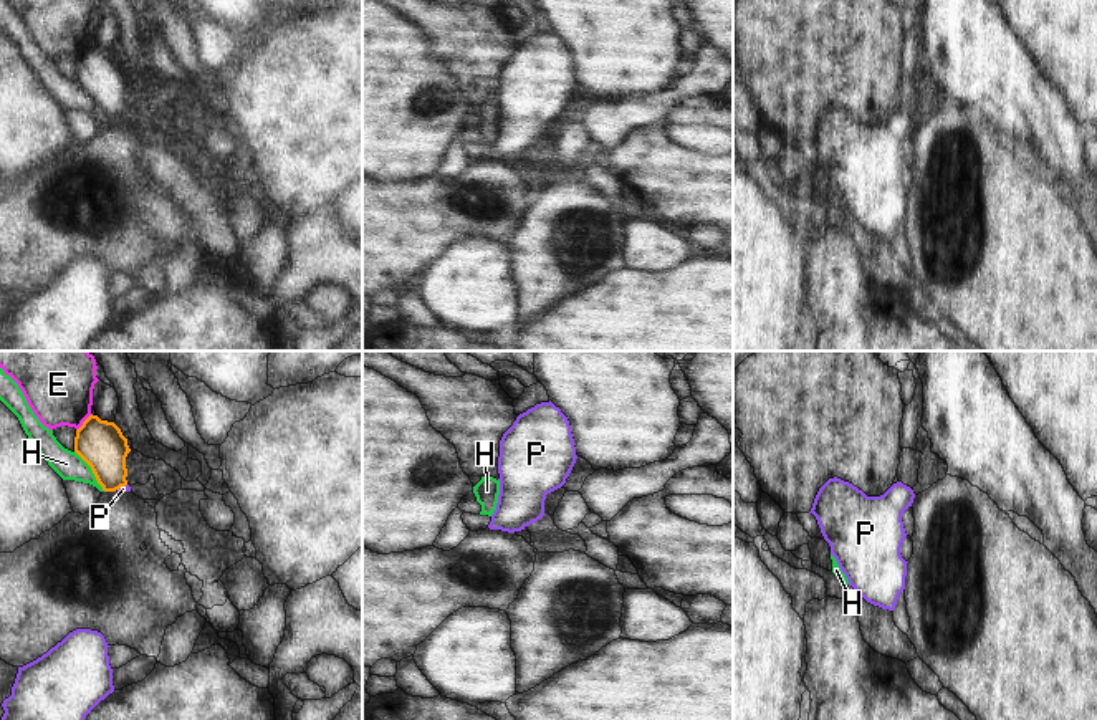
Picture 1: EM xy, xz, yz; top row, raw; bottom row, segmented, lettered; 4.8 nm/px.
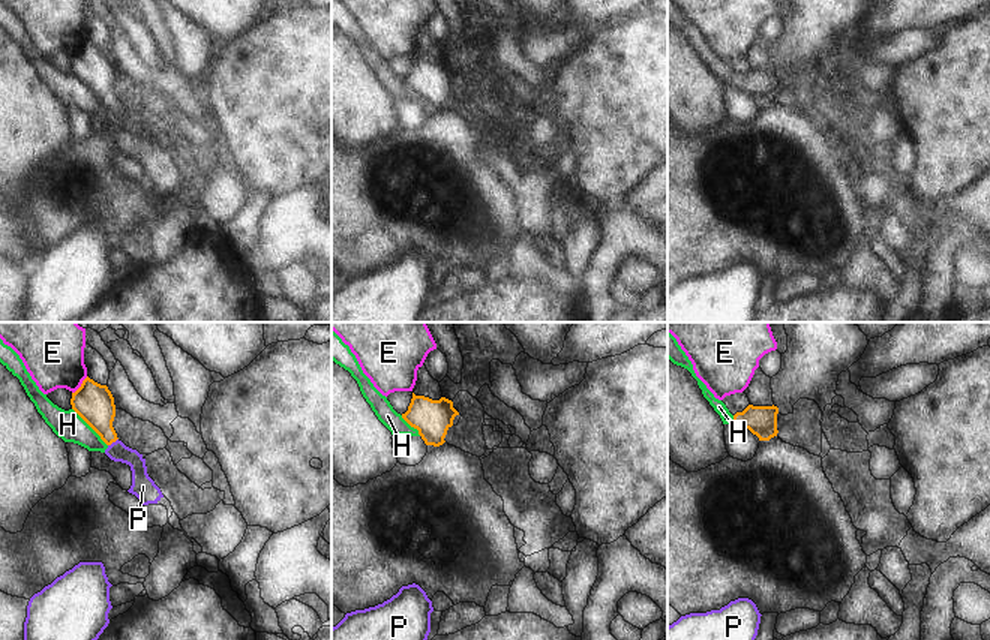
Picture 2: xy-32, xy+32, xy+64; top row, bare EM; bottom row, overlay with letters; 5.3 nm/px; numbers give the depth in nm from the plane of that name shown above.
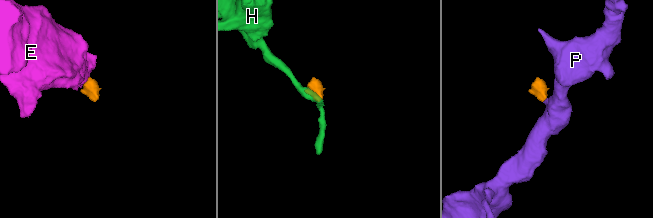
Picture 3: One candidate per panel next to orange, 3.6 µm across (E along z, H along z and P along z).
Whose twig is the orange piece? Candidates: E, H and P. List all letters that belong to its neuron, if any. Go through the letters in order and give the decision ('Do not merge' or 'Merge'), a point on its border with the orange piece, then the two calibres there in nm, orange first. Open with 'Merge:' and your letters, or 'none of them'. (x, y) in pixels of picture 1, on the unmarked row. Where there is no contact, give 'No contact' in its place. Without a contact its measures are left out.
Merge: P
E: Do not merge. Touches orange at xy (83, 52). Thickness 220 nm (orange) against 280 nm
H: Do not merge. Touches orange at xy (91, 98). Thickness 220 nm (orange) against 140 nm
P: Merge. Touches orange at xy (121, 115). Thickness 220 nm (orange) against 30 nm

